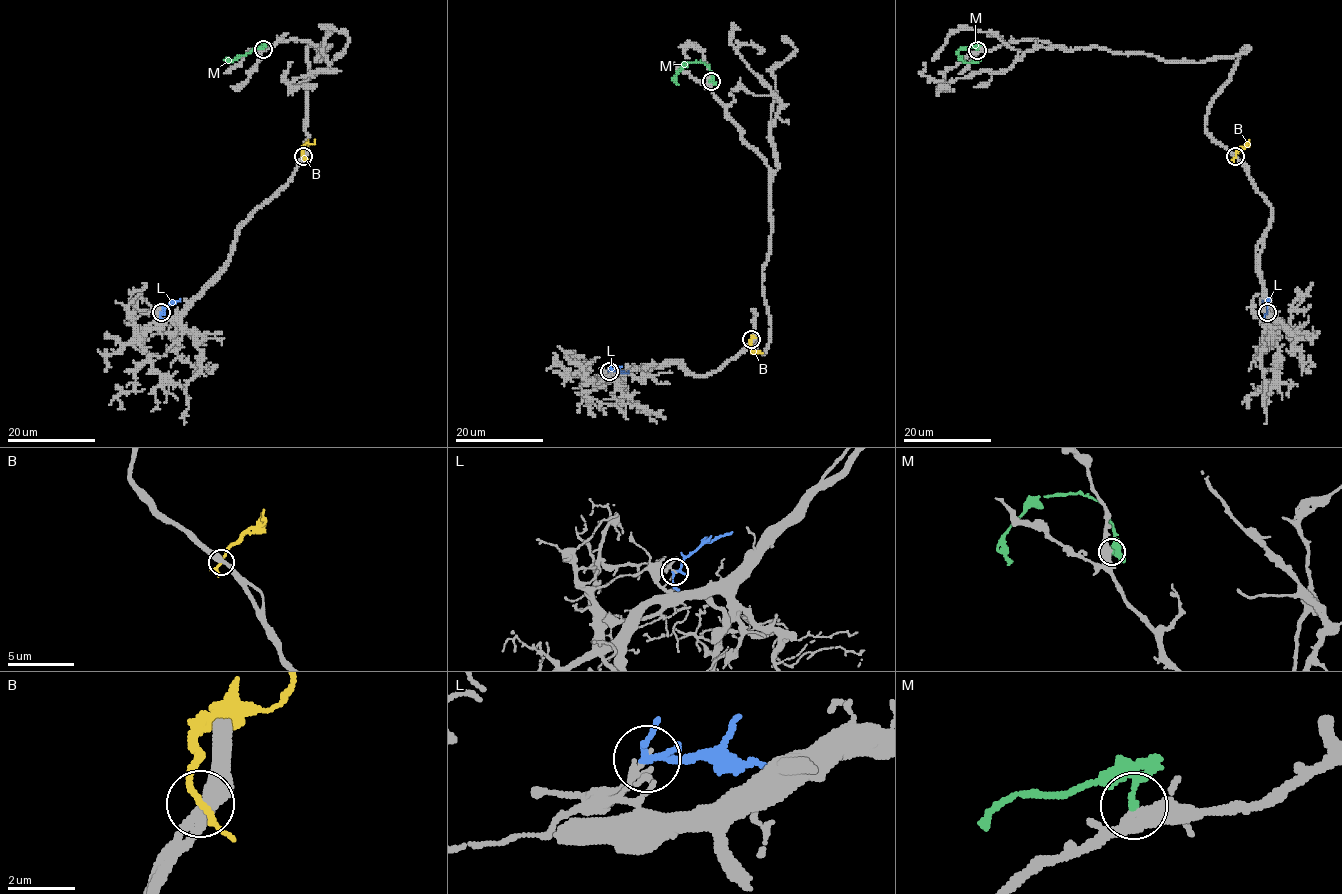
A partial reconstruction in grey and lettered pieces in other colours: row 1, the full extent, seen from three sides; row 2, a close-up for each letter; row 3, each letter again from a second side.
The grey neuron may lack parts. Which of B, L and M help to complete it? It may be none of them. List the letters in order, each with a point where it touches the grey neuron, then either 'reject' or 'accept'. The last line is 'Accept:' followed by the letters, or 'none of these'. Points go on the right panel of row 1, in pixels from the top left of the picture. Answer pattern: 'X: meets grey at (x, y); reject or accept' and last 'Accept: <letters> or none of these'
B: meets grey at (1235, 156); reject
L: meets grey at (1267, 312); reject
M: meets grey at (977, 50); reject
Accept: none of these

